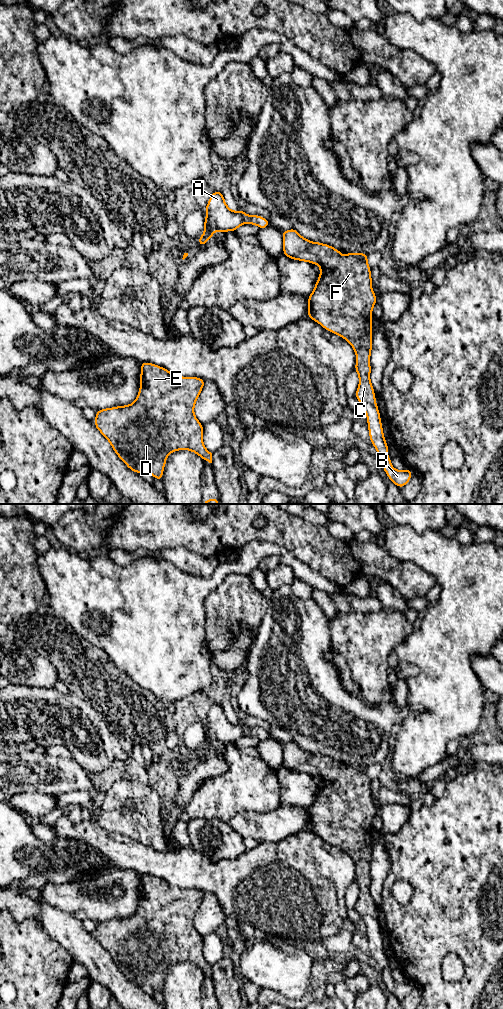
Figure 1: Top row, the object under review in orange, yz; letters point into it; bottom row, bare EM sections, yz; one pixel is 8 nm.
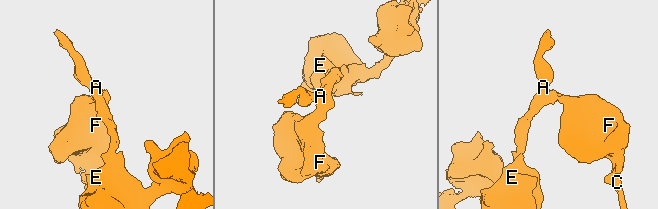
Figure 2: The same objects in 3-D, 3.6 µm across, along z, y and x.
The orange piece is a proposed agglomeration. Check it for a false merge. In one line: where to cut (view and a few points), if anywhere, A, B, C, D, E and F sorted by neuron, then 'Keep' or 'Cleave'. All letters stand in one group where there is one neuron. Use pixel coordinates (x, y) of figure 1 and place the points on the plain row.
No split. Groups: A B C D E F. Keep

